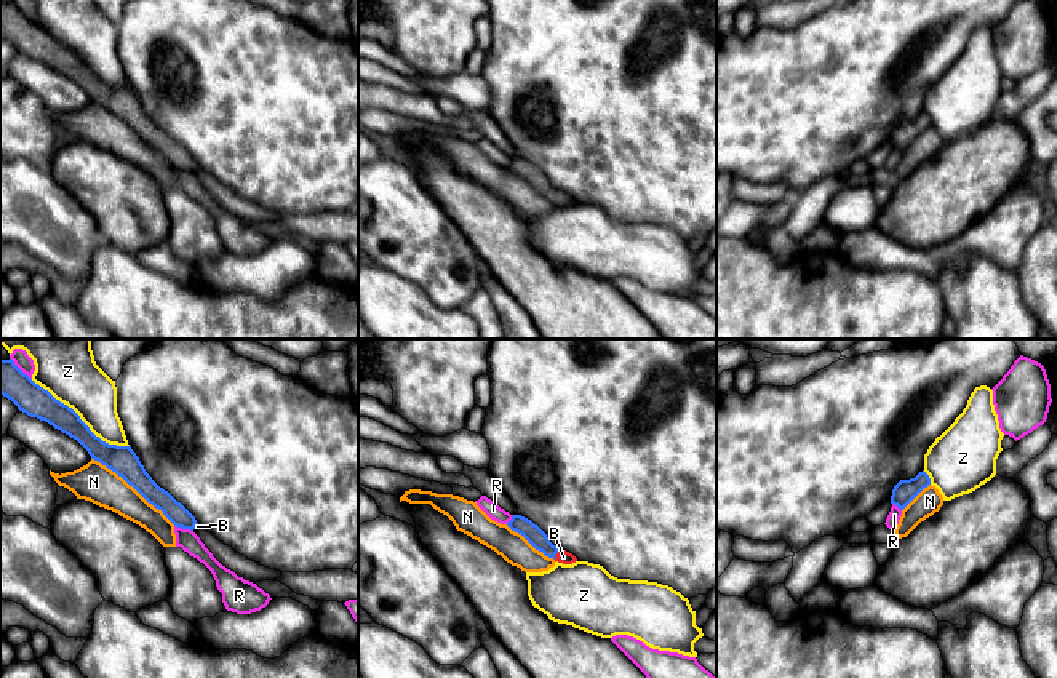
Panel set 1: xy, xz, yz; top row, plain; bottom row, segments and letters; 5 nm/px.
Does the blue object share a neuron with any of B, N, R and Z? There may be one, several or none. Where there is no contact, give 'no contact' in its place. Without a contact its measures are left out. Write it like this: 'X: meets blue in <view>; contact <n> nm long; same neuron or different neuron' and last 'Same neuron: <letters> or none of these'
B: meets blue in xz; contact 70 nm long; same neuron
N: meets blue in xy; contact 550 nm long; different neuron
R: meets blue in xy; contact 100 nm long; different neuron
Z: meets blue in xy; contact 600 nm long; different neuron
Same neuron: B

